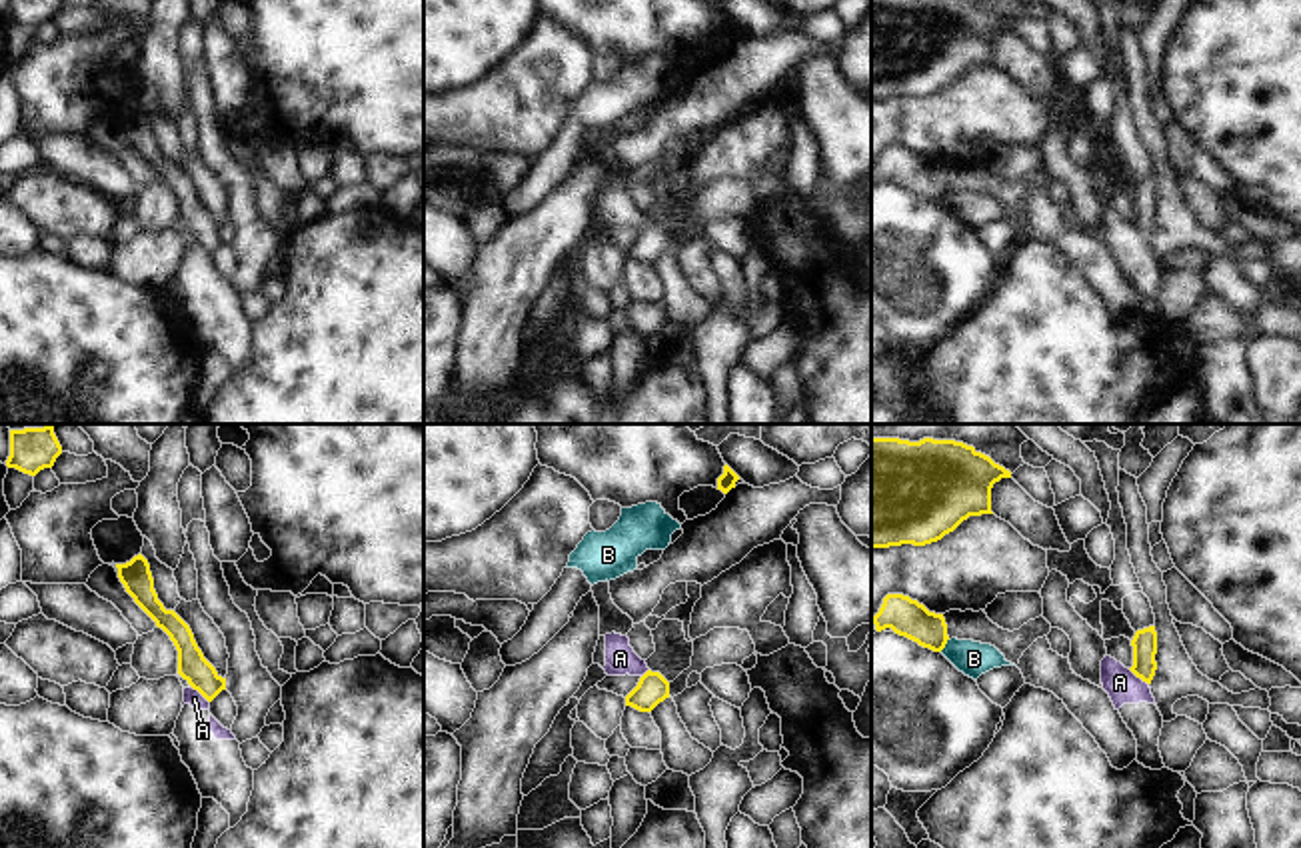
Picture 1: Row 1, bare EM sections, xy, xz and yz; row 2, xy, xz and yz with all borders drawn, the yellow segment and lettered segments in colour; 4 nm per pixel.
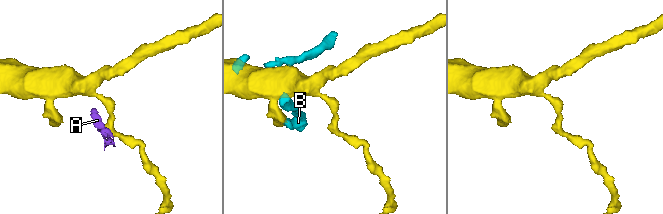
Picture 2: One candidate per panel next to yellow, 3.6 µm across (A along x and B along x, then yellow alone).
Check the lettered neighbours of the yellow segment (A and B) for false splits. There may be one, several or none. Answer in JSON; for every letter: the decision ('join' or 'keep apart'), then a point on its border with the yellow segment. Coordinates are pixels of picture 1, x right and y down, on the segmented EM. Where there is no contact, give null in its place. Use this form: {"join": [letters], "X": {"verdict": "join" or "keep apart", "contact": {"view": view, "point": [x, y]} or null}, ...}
{"join": [], "A": {"verdict": "keep apart", "contact": {"view": "yz", "point": [1138, 676]}}, "B": {"verdict": "keep apart", "contact": {"view": "yz", "point": [946, 642]}}}

